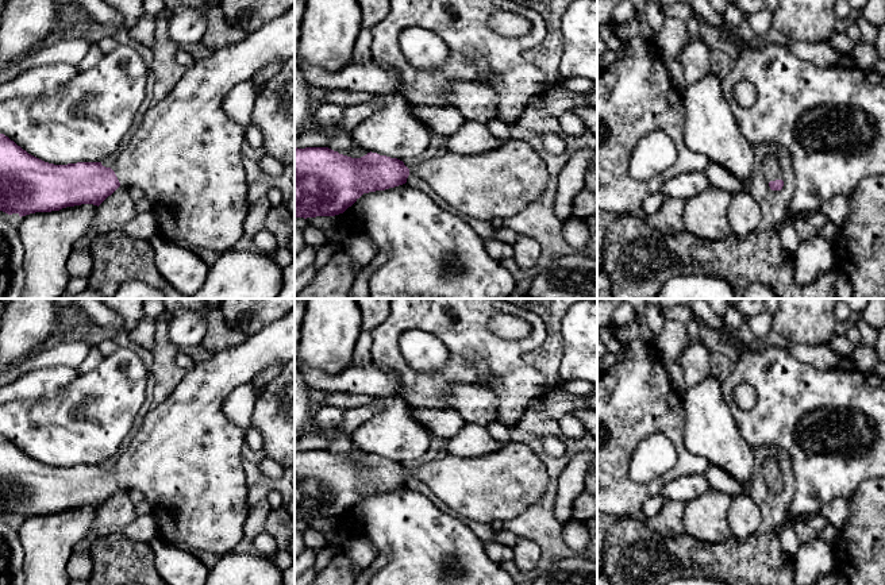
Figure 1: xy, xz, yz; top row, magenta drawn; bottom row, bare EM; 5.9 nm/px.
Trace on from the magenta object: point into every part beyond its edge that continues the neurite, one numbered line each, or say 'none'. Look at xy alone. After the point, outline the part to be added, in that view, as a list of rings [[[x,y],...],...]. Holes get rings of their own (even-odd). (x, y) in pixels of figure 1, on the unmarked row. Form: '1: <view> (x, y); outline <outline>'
1: xy (187, 460); outline [[[295,308],[282,319],[263,327],[235,347],[212,351],[205,361],[195,362],[177,389],[145,417],[143,427],[132,435],[128,447],[112,470],[126,490],[139,490],[151,507],[158,536],[188,551],[227,555],[241,542],[249,512],[246,474],[242,466],[242,447],[246,431],[232,424],[223,412],[226,396],[235,388],[251,384],[253,378],[273,365],[295,358]]]

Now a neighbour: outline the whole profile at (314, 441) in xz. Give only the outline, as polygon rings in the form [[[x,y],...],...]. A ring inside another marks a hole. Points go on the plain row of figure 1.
[[[309,434],[300,438],[295,443],[295,450],[305,451],[305,450],[327,450],[328,438],[320,434]]]

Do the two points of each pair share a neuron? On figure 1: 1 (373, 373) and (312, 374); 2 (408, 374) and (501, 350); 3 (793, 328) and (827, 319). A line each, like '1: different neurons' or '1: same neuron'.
1: same neuron
2: same neuron
3: same neuron

